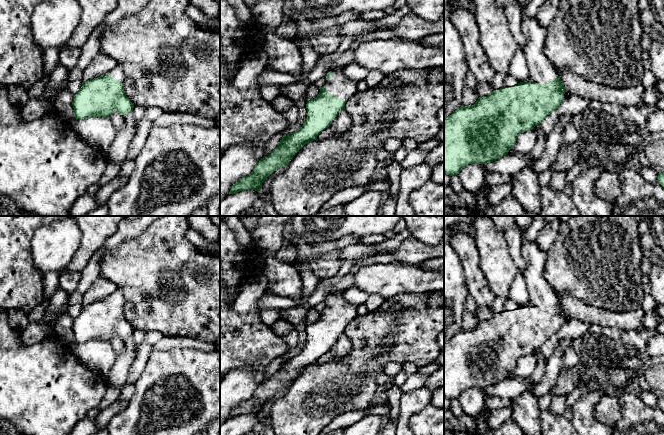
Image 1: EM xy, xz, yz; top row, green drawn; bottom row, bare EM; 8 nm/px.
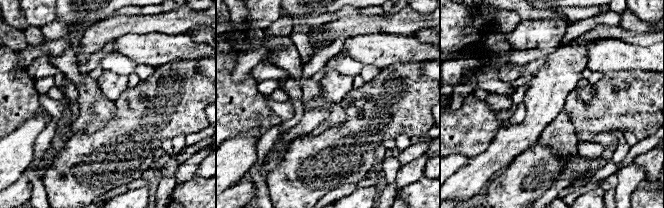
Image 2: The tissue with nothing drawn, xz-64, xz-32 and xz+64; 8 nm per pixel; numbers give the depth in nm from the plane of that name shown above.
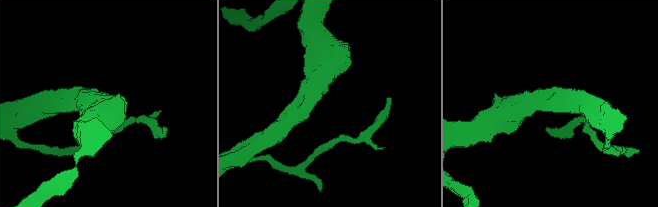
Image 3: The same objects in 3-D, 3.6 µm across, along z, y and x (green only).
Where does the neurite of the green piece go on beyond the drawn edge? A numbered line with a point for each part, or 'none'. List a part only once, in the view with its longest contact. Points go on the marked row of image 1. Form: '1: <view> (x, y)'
1: yz (541, 71)

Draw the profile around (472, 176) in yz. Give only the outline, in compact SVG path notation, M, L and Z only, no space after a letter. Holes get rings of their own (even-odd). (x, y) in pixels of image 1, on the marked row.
M469 164L461 169L458 176L465 190L477 193L484 184L485 173L481 164Z

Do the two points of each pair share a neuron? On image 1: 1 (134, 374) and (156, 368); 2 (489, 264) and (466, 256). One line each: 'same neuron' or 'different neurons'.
1: different neurons
2: different neurons

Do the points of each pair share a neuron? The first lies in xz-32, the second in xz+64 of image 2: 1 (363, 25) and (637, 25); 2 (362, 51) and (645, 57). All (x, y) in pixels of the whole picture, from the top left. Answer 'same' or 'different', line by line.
1: same
2: same

